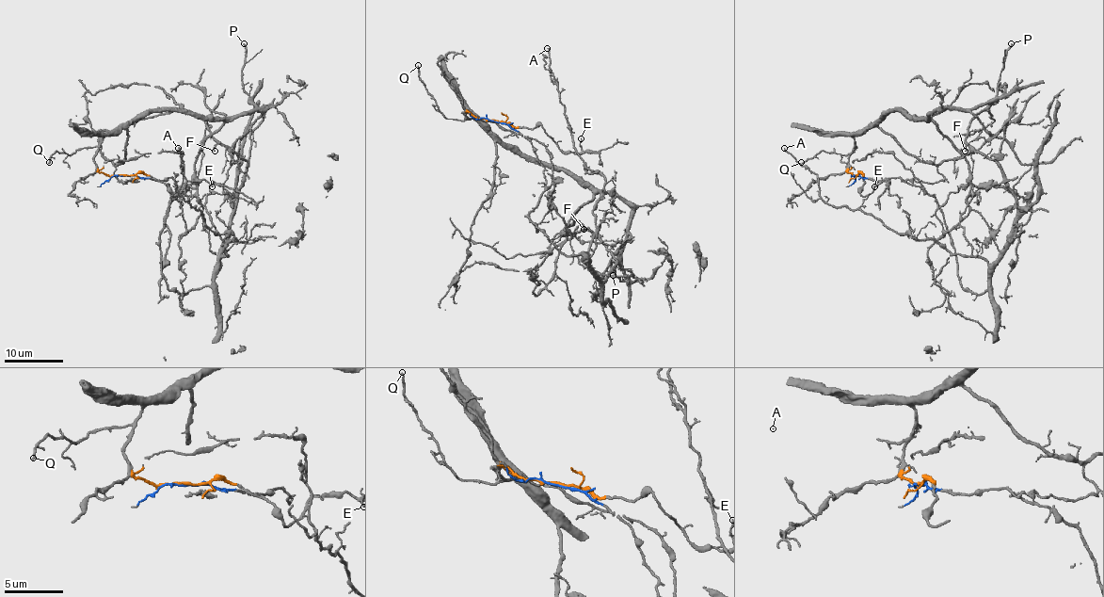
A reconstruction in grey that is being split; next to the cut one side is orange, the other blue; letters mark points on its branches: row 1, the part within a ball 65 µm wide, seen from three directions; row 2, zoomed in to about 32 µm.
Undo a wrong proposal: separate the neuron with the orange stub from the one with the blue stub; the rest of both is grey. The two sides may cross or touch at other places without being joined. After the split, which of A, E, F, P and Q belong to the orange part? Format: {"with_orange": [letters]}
{"with_orange": ["E", "P", "Q"]}

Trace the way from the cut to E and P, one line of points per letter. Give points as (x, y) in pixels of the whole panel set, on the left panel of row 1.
E: (122, 174), (150, 174), (163, 182), (175, 196), (186, 182), (212, 182), (212, 186)
P: (122, 174), (104, 174), (94, 154), (138, 116), (229, 118), (263, 107), (244, 88), (244, 43)

